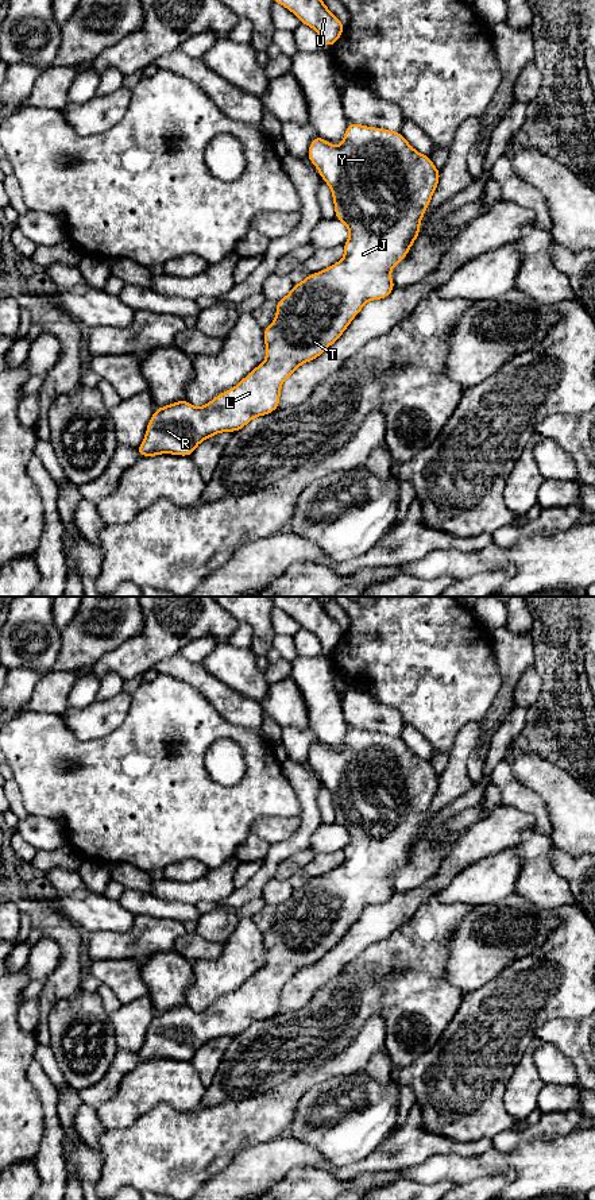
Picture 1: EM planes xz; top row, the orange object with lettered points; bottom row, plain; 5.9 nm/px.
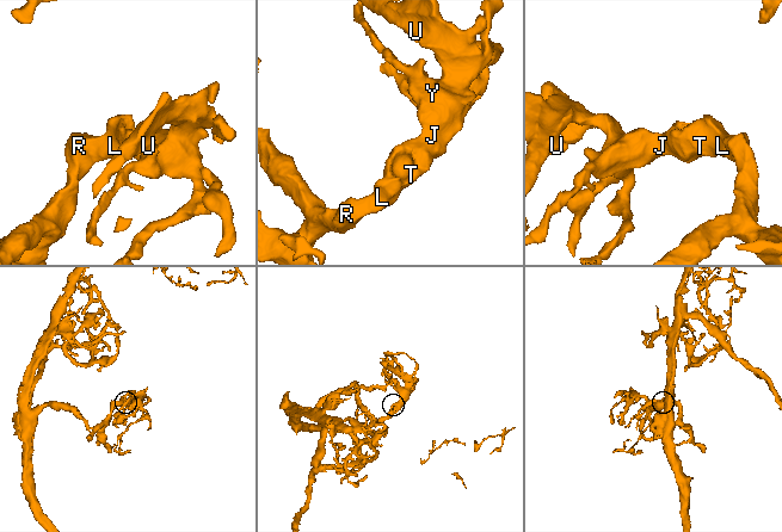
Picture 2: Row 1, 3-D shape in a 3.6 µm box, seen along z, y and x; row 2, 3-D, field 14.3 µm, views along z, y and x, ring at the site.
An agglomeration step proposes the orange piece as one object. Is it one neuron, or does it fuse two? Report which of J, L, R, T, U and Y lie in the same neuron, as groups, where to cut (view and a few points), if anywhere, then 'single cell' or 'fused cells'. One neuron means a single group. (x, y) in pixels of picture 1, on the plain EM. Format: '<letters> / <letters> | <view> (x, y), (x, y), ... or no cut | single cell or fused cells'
J L R T U Y | no cut | single cell

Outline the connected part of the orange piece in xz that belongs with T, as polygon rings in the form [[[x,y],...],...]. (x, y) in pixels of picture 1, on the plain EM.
[[[355,728],[348,729],[344,746],[339,751],[317,740],[309,751],[308,763],[332,794],[335,822],[349,836],[349,842],[343,849],[343,864],[308,880],[301,888],[294,888],[291,896],[277,906],[277,921],[271,930],[263,934],[266,965],[233,993],[201,1012],[186,1004],[157,1012],[144,1045],[138,1052],[139,1061],[190,1061],[205,1043],[220,1037],[240,1035],[254,1022],[277,1015],[285,984],[302,968],[312,966],[333,949],[367,906],[386,903],[395,892],[390,877],[405,864],[420,838],[420,829],[436,796],[440,775],[399,737]]]

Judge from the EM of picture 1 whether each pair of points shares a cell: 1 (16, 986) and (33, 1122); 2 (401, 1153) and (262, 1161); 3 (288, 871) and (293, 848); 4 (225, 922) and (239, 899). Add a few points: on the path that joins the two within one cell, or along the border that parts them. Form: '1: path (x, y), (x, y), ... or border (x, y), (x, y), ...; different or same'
1: path (14, 1019), (14, 1088); same
2: path (366, 1166), (335, 1170), (315, 1157), (297, 1157); same
3: border (308, 848), (286, 857), (278, 865), (274, 878); different
4: border (236, 907), (217, 909); different

